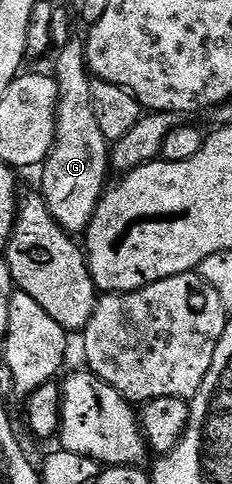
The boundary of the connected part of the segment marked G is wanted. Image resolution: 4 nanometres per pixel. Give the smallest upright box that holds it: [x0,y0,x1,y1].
[38,40,110,236]

